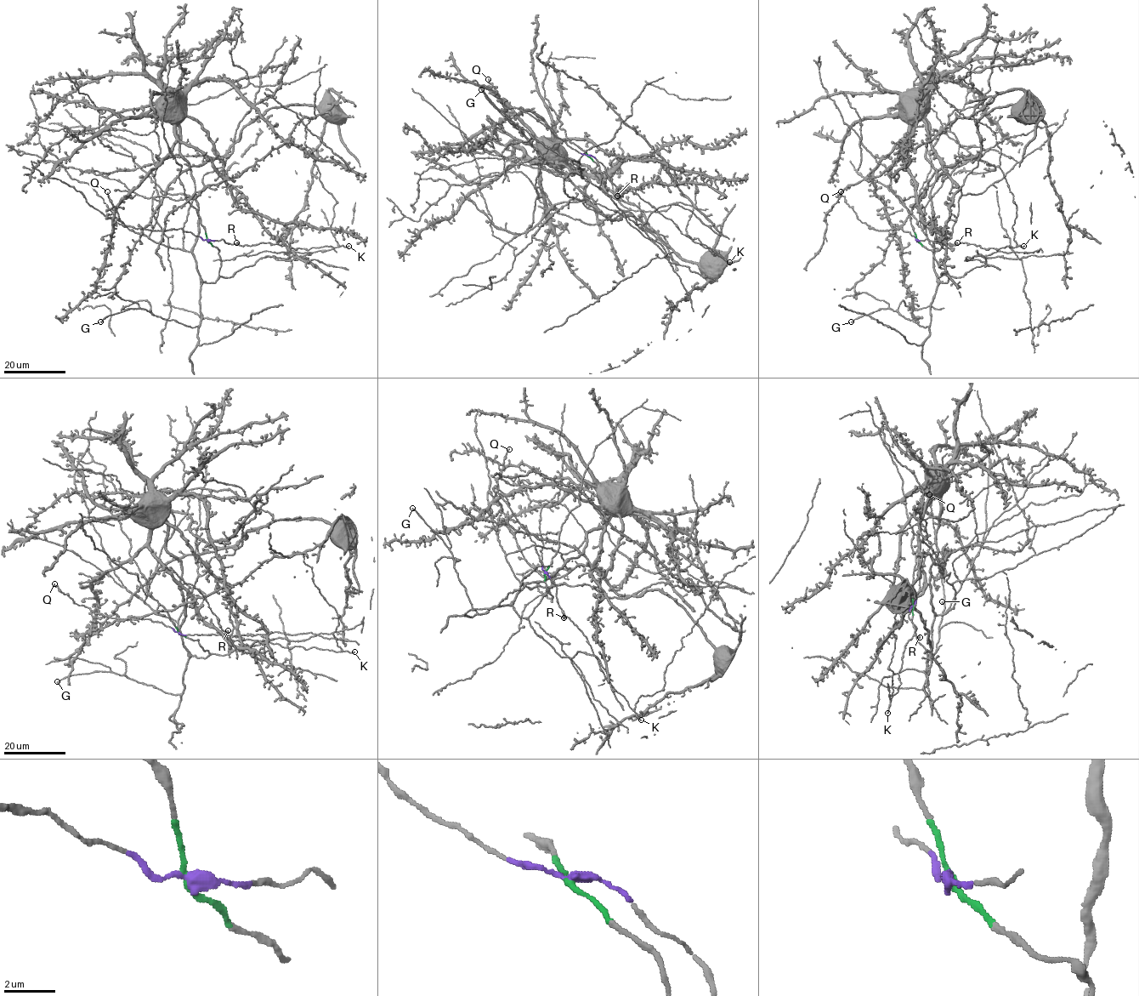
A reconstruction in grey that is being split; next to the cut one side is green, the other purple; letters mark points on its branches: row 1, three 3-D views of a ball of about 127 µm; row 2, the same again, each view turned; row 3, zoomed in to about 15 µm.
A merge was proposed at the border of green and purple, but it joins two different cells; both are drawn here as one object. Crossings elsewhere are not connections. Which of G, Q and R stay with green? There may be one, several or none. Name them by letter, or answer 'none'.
G

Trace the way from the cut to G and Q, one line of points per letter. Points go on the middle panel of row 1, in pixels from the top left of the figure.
G: (587, 156), (598, 165), (602, 175), (599, 187), (580, 175), (579, 167), (546, 148), (507, 118), (482, 89)
Q: (587, 156), (570, 148), (532, 116), (517, 108), (507, 107), (489, 82), (489, 79)

